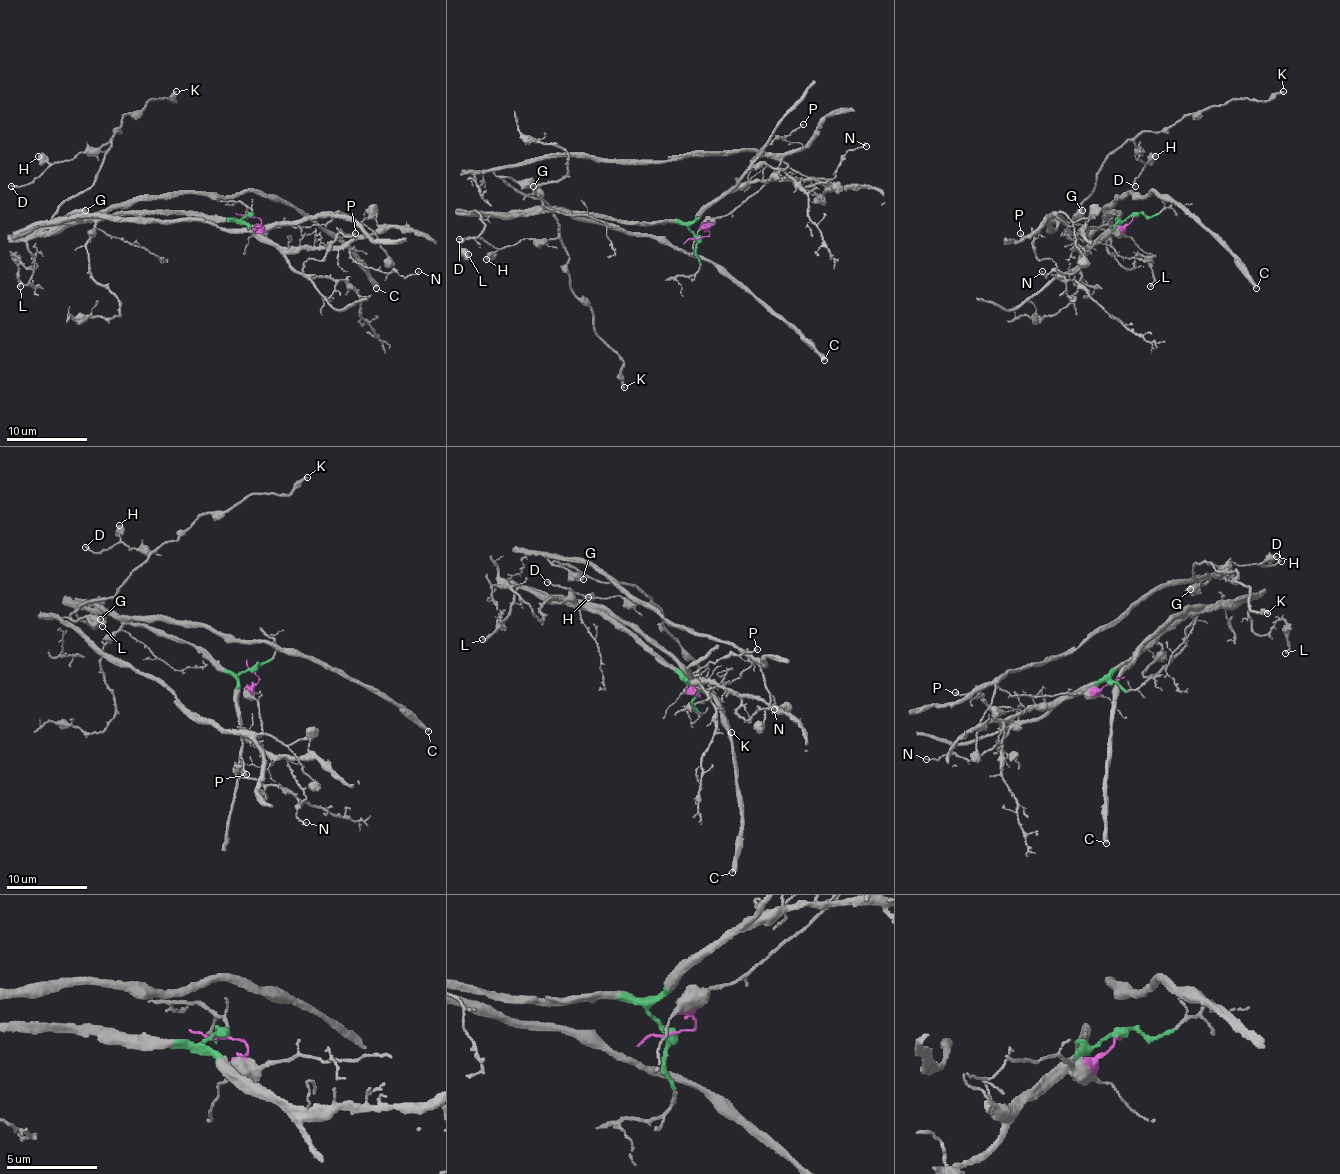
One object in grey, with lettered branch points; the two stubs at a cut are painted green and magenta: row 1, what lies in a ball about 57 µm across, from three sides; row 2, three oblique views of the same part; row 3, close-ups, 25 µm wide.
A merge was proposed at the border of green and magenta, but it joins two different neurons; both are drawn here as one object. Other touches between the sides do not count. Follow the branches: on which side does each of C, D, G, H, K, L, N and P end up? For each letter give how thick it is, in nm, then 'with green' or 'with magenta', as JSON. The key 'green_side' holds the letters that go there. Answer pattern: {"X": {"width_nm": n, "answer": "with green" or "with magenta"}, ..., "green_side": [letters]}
{"C": {"width_nm": 360, "answer": "with green"}, "D": {"width_nm": 180, "answer": "with magenta"}, "G": {"width_nm": 700, "answer": "with magenta"}, "H": {"width_nm": 600, "answer": "with magenta"}, "K": {"width_nm": 280, "answer": "with magenta"}, "L": {"width_nm": 280, "answer": "with green"}, "N": {"width_nm": 110, "answer": "with green"}, "P": {"width_nm": 130, "answer": "with green"}, "green_side": ["C", "L", "N", "P"]}

